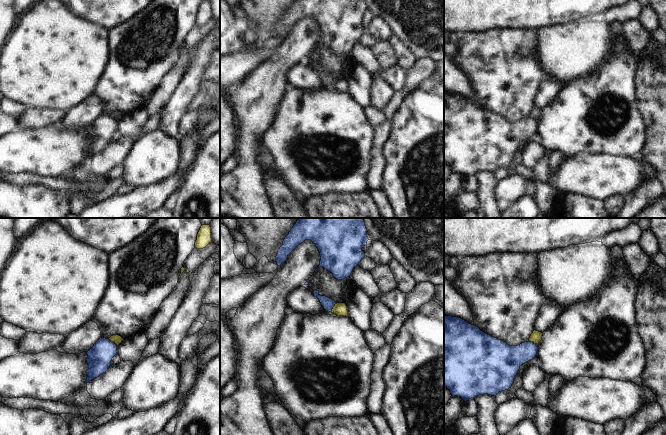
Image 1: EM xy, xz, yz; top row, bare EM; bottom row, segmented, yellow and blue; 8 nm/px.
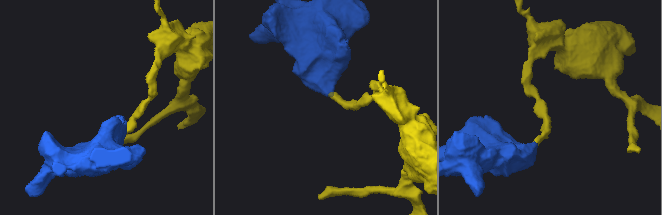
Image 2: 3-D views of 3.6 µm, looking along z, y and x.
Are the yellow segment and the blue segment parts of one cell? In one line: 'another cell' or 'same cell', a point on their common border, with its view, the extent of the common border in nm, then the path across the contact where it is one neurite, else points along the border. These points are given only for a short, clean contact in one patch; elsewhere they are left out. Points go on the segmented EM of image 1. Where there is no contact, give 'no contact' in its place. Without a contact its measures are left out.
another cell | xz (333, 307) | 90 nm | along xz (337, 303), (330, 311)

